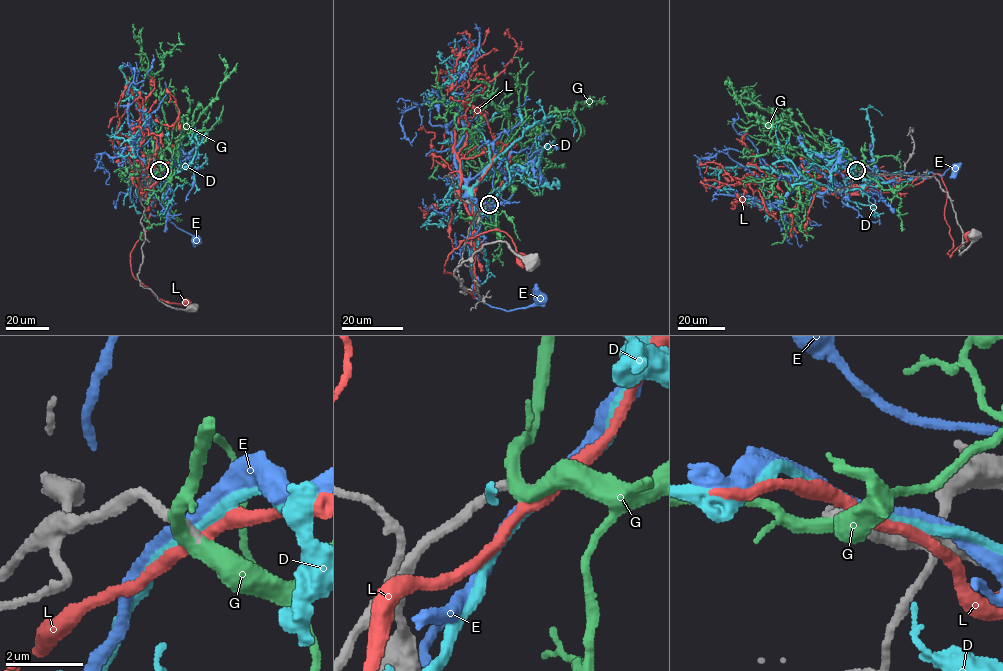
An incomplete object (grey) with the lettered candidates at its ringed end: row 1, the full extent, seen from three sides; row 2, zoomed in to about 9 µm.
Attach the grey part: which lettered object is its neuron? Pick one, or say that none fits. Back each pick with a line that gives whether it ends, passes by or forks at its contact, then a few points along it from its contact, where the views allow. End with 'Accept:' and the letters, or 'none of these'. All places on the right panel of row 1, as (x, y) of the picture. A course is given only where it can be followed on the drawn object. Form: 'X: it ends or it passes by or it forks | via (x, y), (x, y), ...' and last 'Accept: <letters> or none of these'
G: it passes by | via (856, 170), (851, 160), (835, 155), (797, 125), (764, 122), (743, 132), (776, 143), (792, 154), (801, 151)
Accept: G

